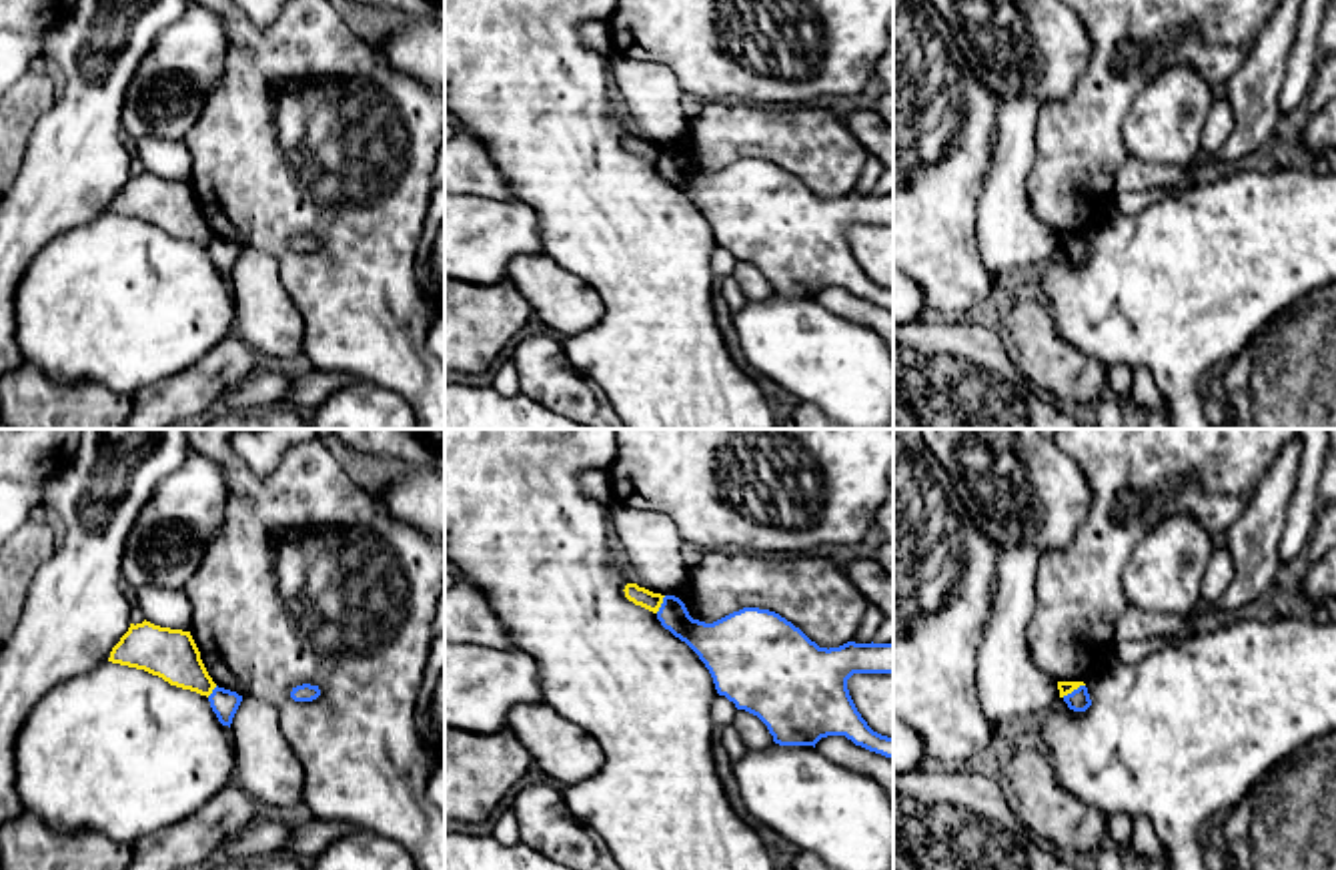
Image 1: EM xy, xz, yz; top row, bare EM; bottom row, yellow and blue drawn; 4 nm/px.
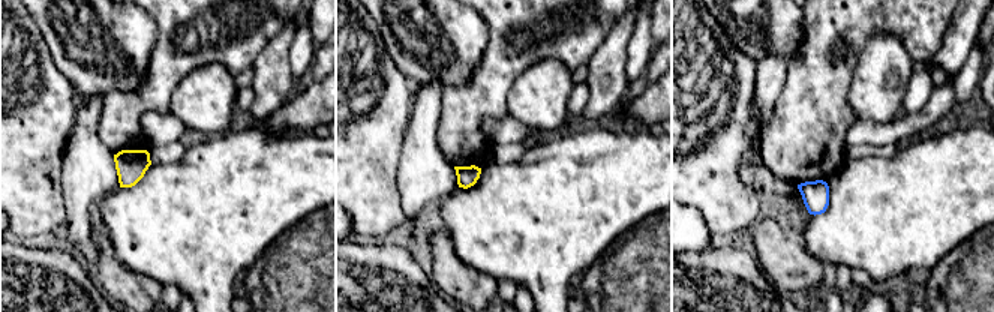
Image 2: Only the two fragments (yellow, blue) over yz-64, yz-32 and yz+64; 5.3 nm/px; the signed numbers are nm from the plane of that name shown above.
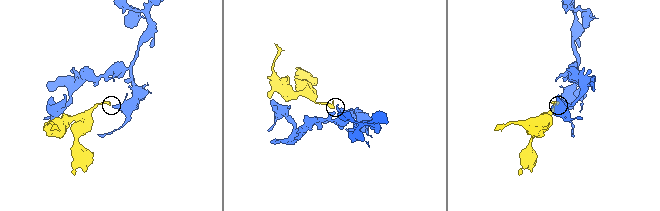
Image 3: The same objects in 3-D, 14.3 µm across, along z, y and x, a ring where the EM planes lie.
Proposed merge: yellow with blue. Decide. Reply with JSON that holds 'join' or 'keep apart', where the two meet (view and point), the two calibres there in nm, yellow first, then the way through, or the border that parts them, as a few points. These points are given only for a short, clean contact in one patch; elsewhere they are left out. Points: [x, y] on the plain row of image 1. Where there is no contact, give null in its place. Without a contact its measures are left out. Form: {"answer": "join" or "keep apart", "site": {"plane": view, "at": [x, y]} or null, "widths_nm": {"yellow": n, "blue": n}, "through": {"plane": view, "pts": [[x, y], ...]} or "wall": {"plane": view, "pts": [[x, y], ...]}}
{"answer": "keep apart", "site": {"plane": "yz", "at": [1072, 241]}, "widths_nm": {"yellow": 50, "blue": 90}, "wall": {"plane": "yz", "pts": [[1084, 235], [1062, 247]]}}

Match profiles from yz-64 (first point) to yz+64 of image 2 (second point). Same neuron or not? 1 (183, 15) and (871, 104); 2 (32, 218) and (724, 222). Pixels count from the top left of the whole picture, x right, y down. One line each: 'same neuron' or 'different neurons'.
1: different neurons
2: same neuron

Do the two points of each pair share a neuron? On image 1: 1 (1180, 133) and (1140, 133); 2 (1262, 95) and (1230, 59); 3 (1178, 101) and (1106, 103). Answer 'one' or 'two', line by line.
1: one
2: two
3: two

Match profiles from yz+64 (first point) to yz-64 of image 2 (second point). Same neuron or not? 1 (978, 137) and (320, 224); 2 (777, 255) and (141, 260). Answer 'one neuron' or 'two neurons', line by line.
1: two neurons
2: two neurons

